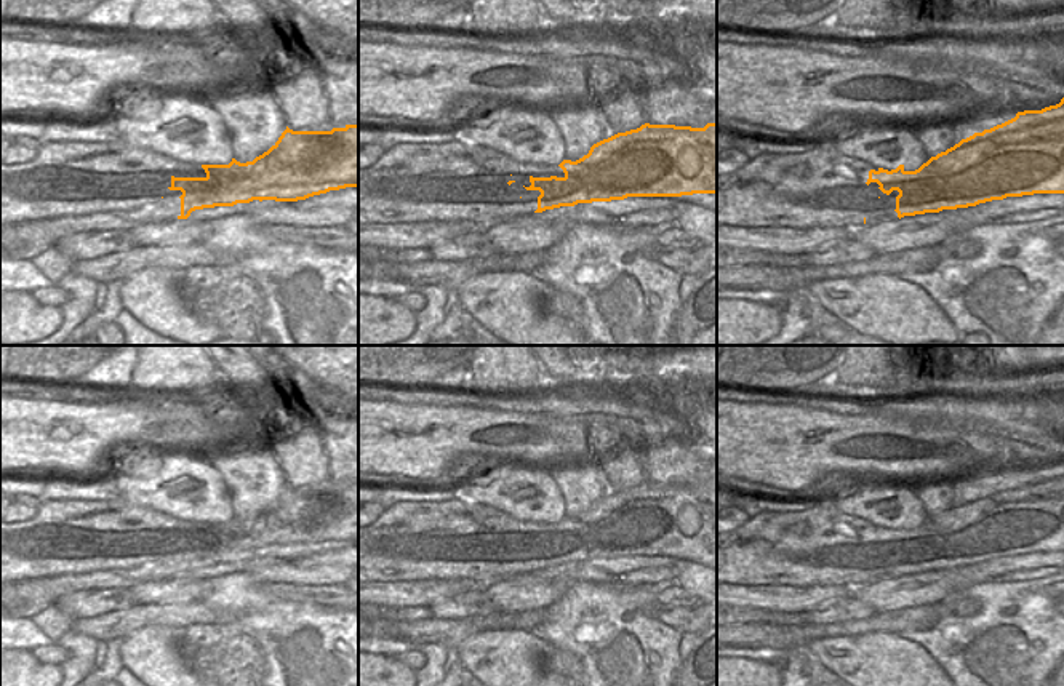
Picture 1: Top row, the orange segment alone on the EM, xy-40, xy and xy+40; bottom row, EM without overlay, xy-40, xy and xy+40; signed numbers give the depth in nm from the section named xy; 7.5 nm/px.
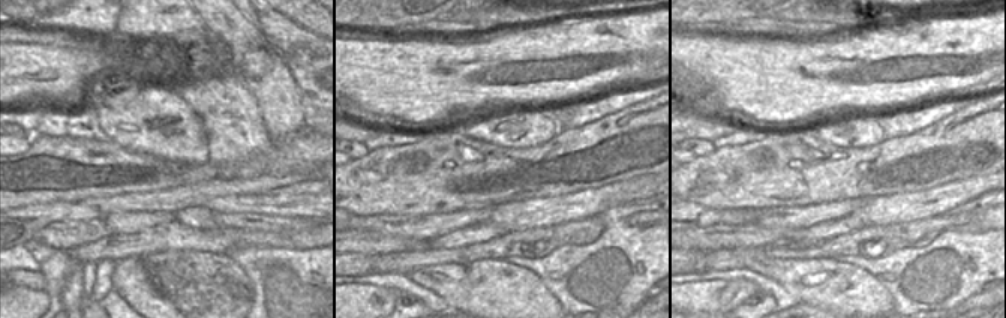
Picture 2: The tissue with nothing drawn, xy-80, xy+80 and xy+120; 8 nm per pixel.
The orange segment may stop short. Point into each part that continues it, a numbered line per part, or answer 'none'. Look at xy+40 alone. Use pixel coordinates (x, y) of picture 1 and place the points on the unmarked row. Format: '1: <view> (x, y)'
1: xy+40 (821, 546)

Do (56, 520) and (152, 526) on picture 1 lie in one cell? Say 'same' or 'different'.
same

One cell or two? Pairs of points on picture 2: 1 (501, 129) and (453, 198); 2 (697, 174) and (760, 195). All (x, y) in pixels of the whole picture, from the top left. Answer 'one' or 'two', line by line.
1: two
2: one

